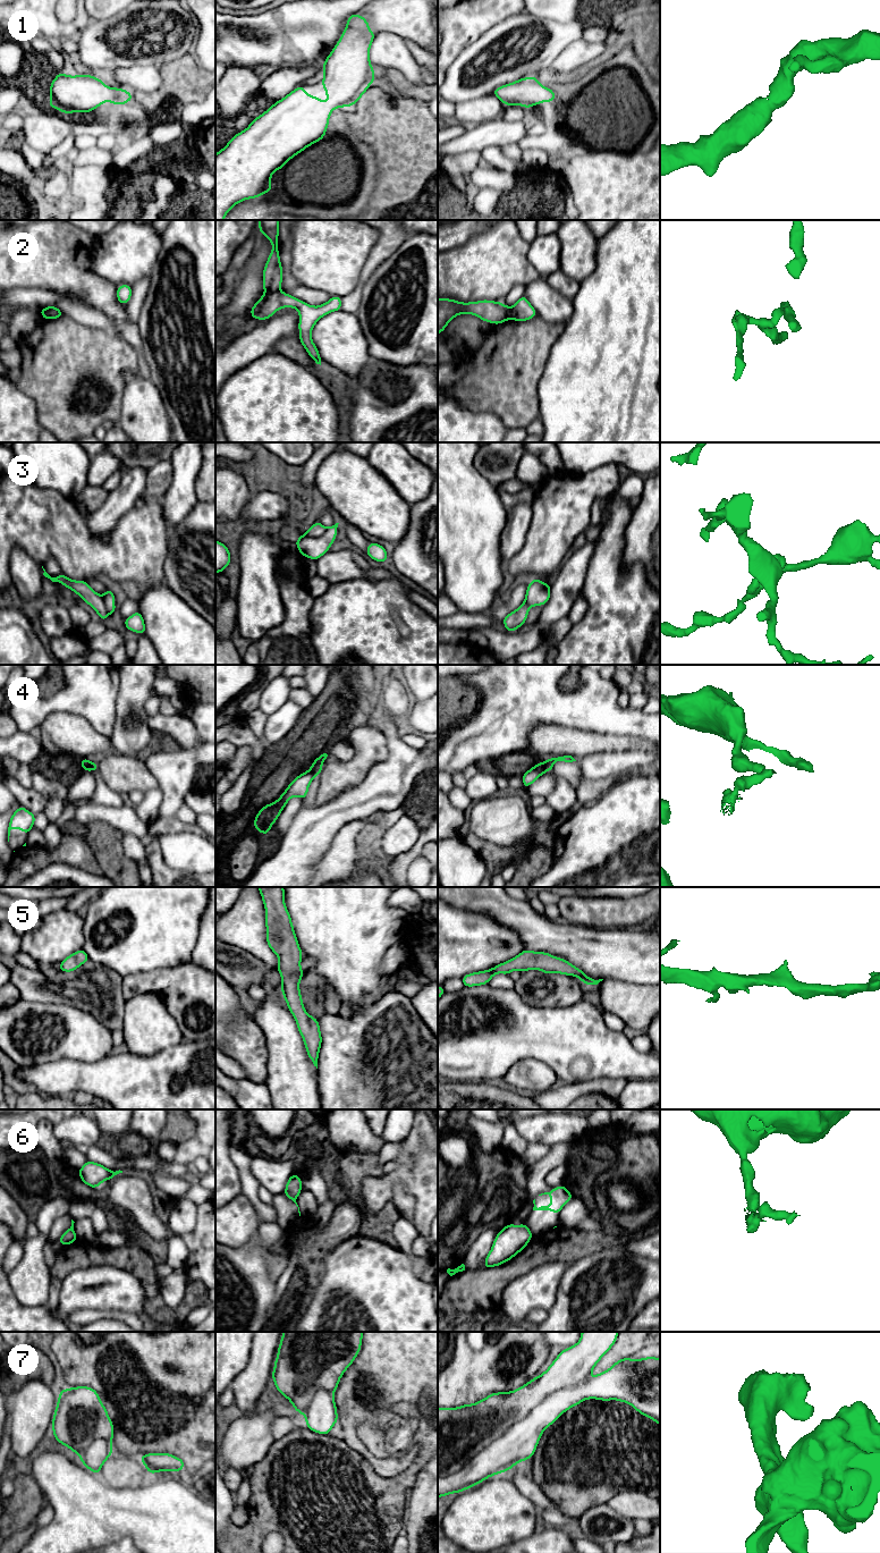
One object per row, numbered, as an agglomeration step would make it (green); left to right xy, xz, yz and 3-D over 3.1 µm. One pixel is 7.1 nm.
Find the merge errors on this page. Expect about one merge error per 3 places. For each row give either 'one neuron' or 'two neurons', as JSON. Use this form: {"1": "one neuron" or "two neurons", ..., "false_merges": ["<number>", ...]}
{"1": "one neuron", "2": "two neurons", "3": "two neurons", "4": "two neurons", "5": "one neuron", "6": "two neurons", "7": "two neurons", "false_merges": ["2", "3", "4", "6", "7"]}

